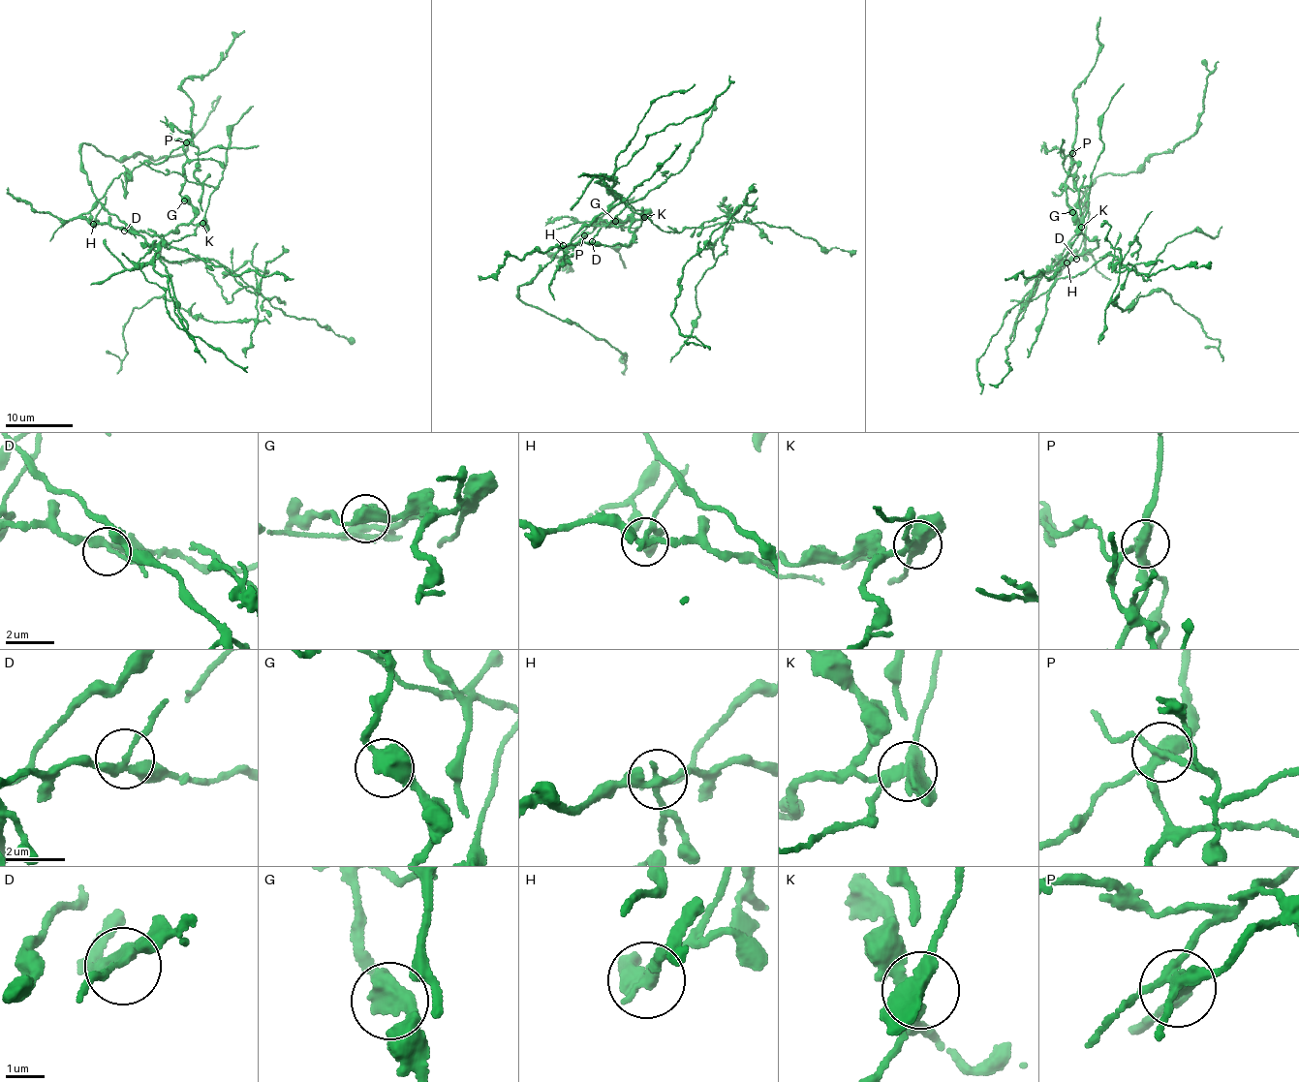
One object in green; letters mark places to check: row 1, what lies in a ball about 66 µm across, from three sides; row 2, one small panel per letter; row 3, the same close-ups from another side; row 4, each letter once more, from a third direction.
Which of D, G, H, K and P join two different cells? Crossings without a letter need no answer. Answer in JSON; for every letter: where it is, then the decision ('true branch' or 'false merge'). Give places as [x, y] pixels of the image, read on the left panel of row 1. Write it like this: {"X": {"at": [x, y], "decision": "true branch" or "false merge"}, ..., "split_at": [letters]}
{"D": {"at": [124, 231], "decision": "true branch"}, "G": {"at": [184, 200], "decision": "true branch"}, "H": {"at": [93, 224], "decision": "false merge"}, "K": {"at": [202, 223], "decision": "false merge"}, "P": {"at": [186, 142], "decision": "false merge"}, "split_at": ["H", "K", "P"]}

